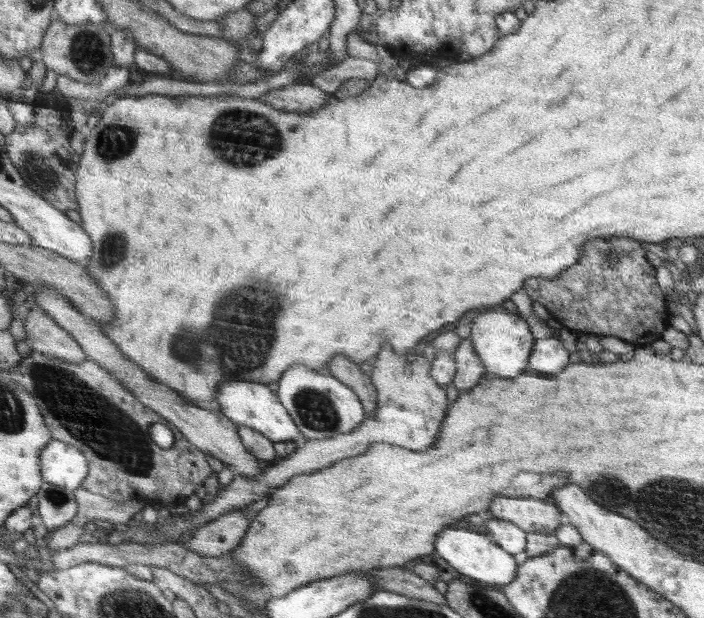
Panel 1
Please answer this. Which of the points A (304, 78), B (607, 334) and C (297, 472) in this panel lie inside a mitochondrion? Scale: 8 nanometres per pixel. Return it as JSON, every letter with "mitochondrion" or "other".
{"A":"other","B":"other","C":"other"}

